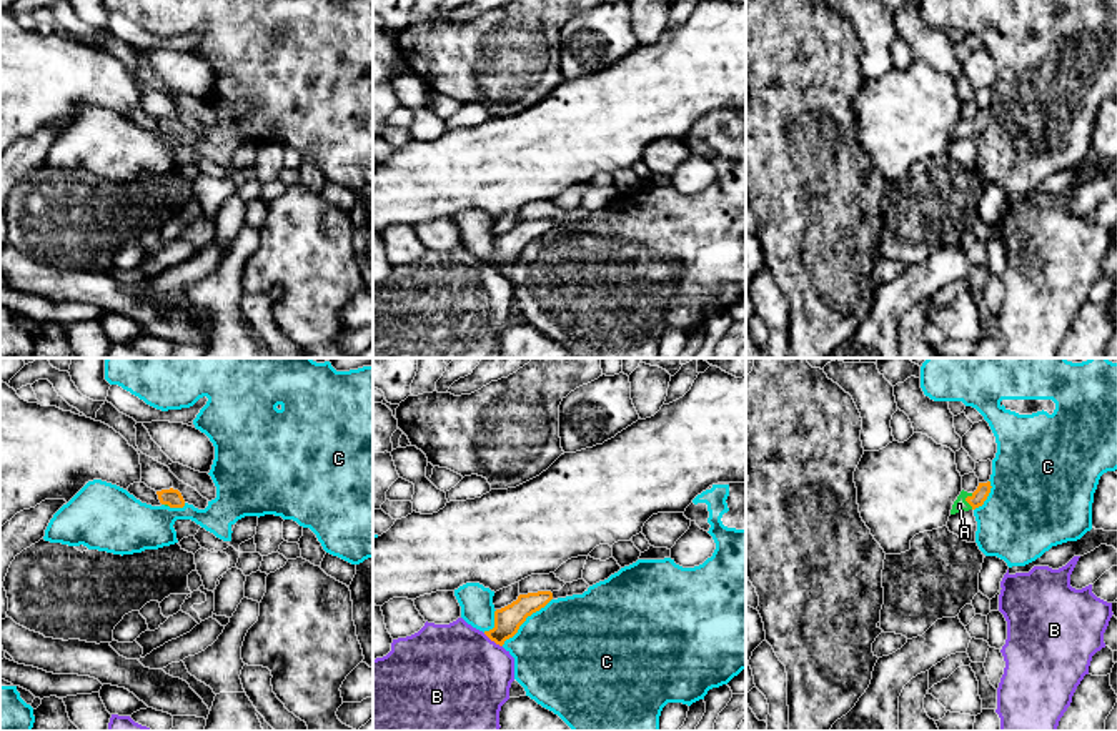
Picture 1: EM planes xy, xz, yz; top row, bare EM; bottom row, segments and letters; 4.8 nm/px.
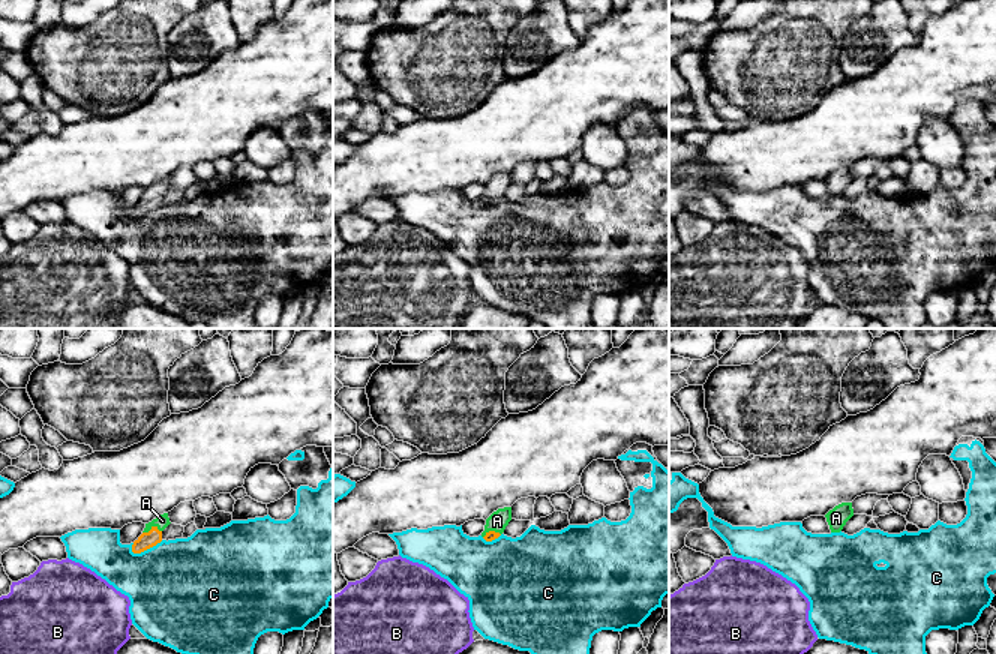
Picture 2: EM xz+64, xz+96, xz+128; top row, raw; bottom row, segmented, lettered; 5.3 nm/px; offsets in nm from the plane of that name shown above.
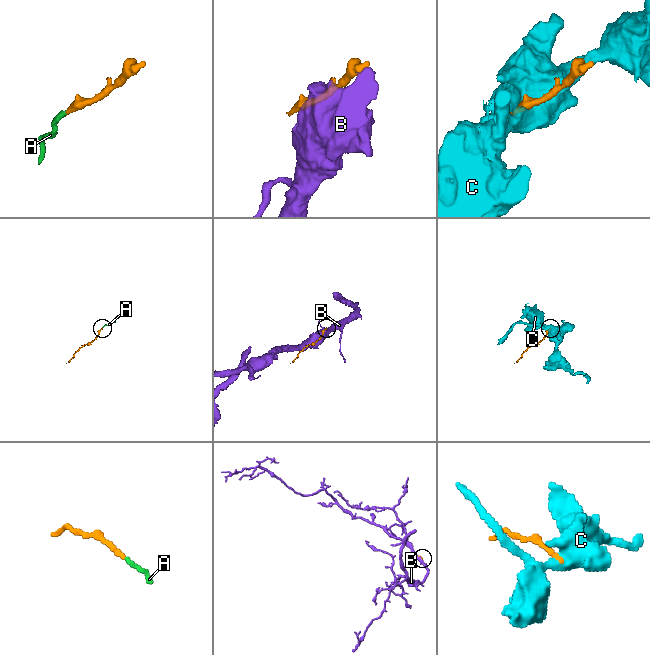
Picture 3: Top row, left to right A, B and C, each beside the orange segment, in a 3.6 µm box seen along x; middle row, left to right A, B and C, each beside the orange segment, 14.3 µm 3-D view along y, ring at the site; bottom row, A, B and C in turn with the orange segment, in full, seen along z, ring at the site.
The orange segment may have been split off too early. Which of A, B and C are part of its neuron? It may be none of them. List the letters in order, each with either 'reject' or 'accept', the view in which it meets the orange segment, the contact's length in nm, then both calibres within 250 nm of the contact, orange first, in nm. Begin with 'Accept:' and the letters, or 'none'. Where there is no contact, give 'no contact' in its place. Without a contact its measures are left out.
Accept: A
A: accept | yz | 80 nm | 70/70 nm
B: reject | xz | 120 nm | 130/480 nm
C: reject | xz | 340 nm | 130/480 nm

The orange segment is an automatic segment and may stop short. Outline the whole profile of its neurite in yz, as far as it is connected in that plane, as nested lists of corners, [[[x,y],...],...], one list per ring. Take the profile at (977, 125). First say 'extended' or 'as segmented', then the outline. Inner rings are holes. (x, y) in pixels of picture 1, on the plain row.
extended | [[[987,108],[987,110],[979,110],[979,113],[974,120],[967,120],[962,117],[952,132],[951,142],[976,137],[976,135],[982,133],[990,120],[990,115],[992,115],[990,108]]]

